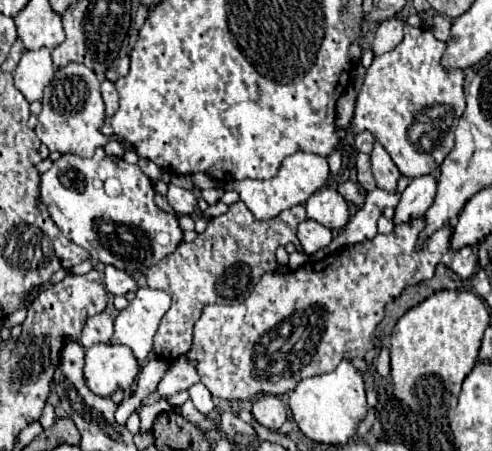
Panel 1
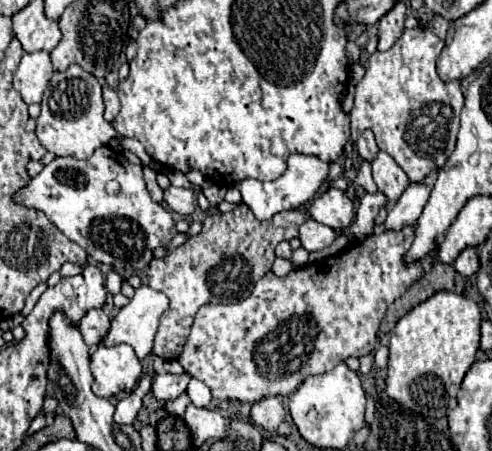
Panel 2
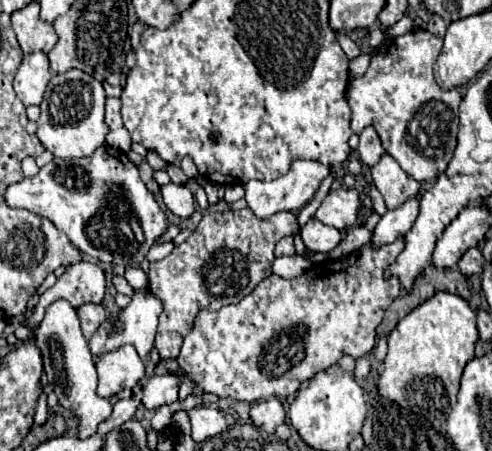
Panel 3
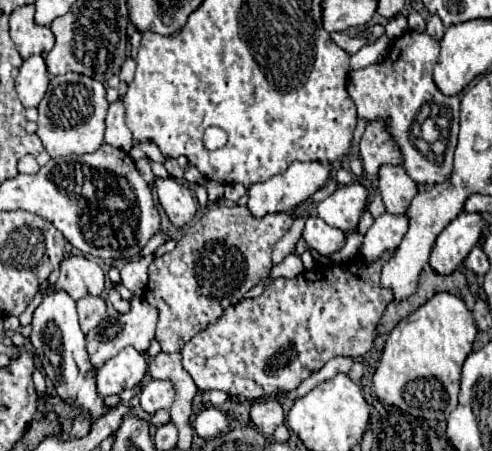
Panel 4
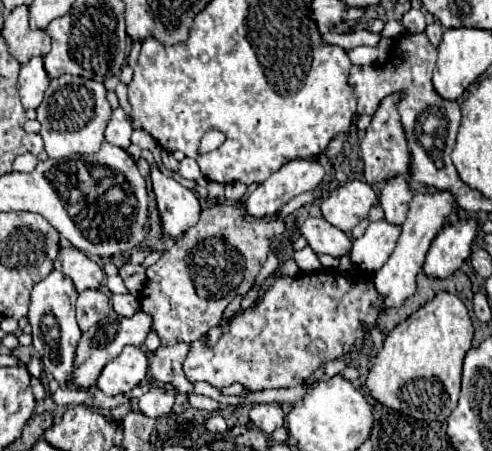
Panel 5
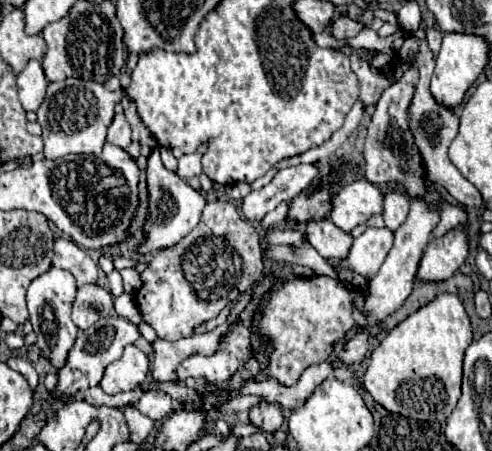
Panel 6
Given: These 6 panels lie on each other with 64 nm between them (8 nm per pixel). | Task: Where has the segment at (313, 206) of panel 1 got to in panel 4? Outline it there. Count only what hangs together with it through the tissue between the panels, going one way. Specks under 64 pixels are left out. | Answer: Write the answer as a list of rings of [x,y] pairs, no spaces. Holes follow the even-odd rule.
[[[358,182],[342,186],[318,204],[318,216],[326,224],[340,228],[344,232],[354,230],[368,206],[368,196],[368,188]]]

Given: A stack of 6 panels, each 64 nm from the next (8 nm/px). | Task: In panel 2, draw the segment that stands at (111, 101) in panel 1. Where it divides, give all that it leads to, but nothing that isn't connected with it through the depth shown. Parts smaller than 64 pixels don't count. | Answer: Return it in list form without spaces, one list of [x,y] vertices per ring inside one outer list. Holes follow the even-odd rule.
[[[104,86],[104,104],[106,104],[106,114],[104,118],[112,124],[112,120],[118,116],[120,112],[120,100],[118,100],[118,94],[110,88],[110,86]]]

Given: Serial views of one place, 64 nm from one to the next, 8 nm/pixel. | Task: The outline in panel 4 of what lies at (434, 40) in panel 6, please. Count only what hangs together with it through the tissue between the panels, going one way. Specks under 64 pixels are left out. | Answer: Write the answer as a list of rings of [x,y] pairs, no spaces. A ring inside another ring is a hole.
[[[432,16],[432,18],[428,20],[426,32],[428,32],[434,40],[442,40],[442,36],[444,36],[444,26],[442,26],[442,20],[440,20],[438,16]]]

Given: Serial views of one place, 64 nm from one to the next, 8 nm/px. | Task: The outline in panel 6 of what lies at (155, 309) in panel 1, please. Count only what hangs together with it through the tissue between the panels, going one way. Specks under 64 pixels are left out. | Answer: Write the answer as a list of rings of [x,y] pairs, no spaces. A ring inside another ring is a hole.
[[[100,318],[94,326],[88,330],[80,330],[78,338],[72,346],[72,352],[68,352],[68,364],[56,372],[58,384],[54,388],[56,396],[72,396],[80,390],[96,386],[108,364],[116,362],[122,356],[122,348],[128,344],[134,344],[138,340],[138,326],[128,322],[126,318]]]

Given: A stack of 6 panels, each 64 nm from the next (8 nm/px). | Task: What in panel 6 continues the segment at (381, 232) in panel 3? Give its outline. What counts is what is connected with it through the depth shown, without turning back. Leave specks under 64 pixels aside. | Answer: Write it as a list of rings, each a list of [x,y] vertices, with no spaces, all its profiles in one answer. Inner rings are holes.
[[[366,228],[366,232],[354,238],[350,254],[338,262],[338,268],[350,268],[366,278],[376,276],[380,264],[392,248],[394,234],[388,228]]]

